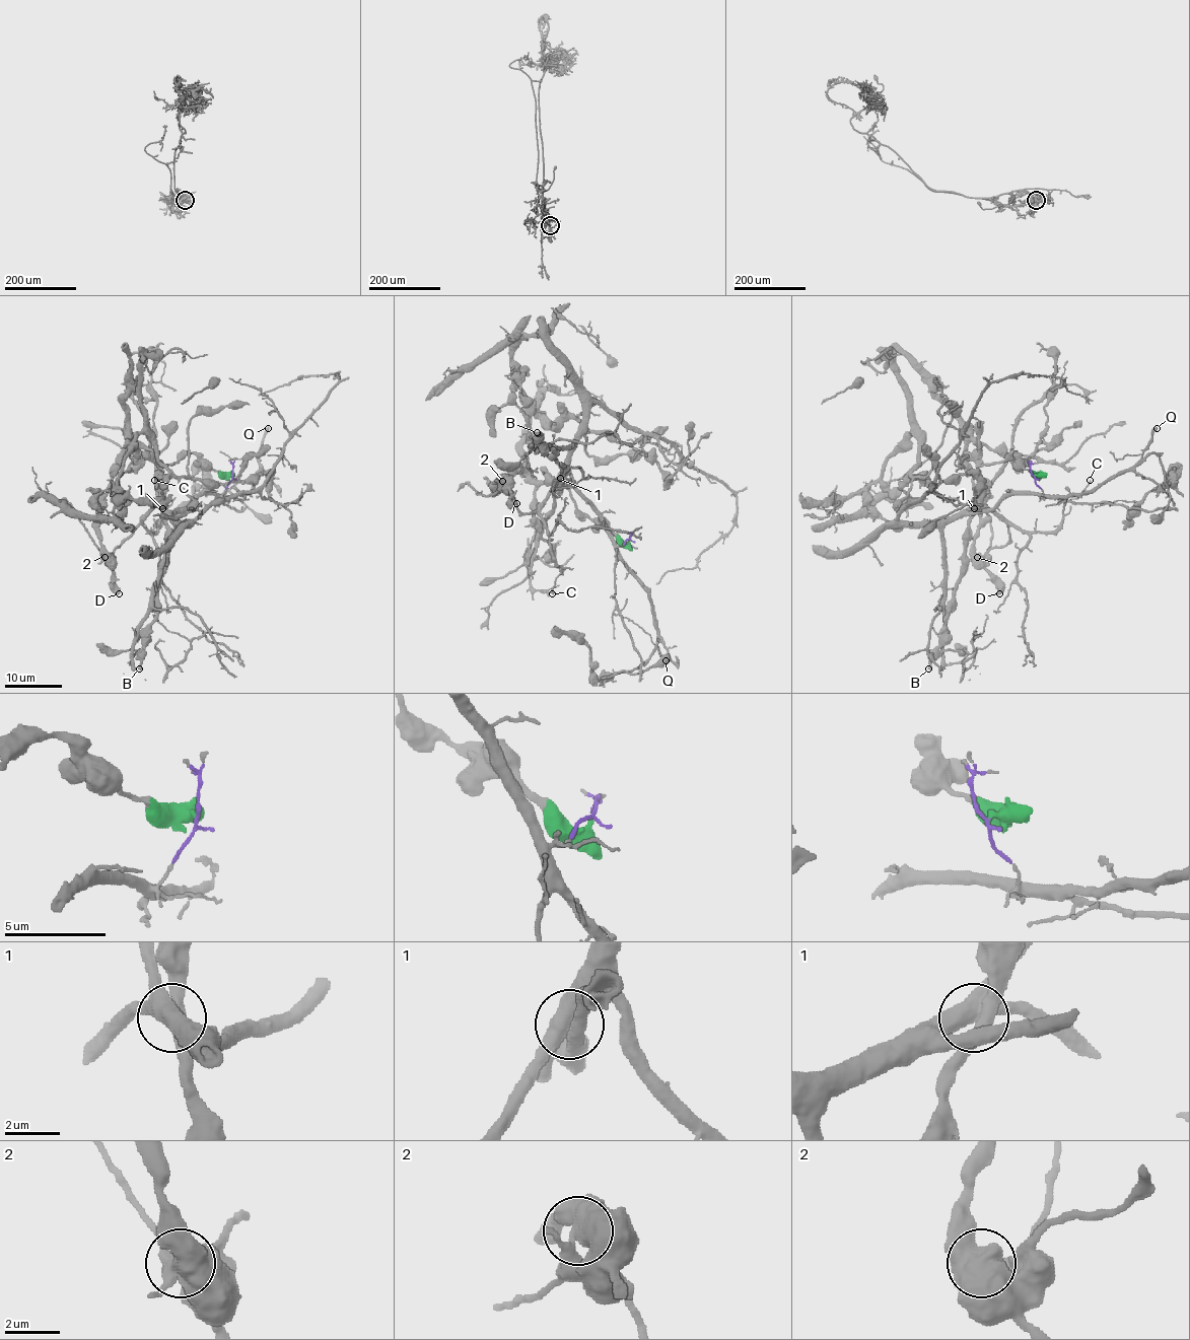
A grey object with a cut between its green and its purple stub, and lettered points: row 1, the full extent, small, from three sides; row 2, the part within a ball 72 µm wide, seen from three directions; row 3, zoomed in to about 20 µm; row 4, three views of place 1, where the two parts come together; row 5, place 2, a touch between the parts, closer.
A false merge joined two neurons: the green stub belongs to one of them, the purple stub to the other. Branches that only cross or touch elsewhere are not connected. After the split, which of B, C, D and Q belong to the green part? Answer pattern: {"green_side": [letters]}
{"green_side": ["B", "D"]}

